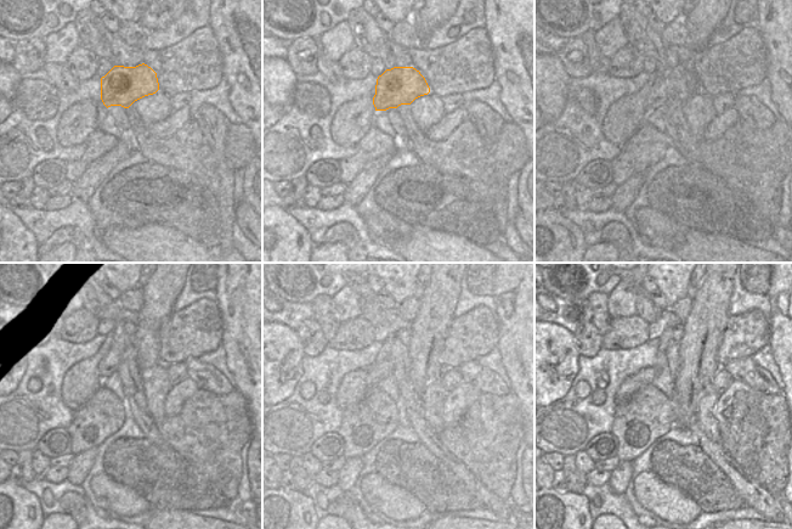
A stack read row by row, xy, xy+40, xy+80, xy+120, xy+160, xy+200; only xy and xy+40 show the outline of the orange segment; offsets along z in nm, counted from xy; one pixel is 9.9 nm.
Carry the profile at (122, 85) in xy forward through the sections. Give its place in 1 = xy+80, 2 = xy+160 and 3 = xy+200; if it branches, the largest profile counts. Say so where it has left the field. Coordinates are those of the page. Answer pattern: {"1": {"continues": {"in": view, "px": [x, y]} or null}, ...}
{"1": {"continues": {"in": "xy+80", "px": [677, 78]}}, "2": {"continues": {"in": "xy+160", "px": [383, 366]}}, "3": {"continues": {"in": "xy+200", "px": [646, 375]}}}

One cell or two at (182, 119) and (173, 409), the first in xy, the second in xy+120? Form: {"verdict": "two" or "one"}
{"verdict": "one"}

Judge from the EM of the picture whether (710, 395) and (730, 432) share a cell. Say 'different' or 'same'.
different

